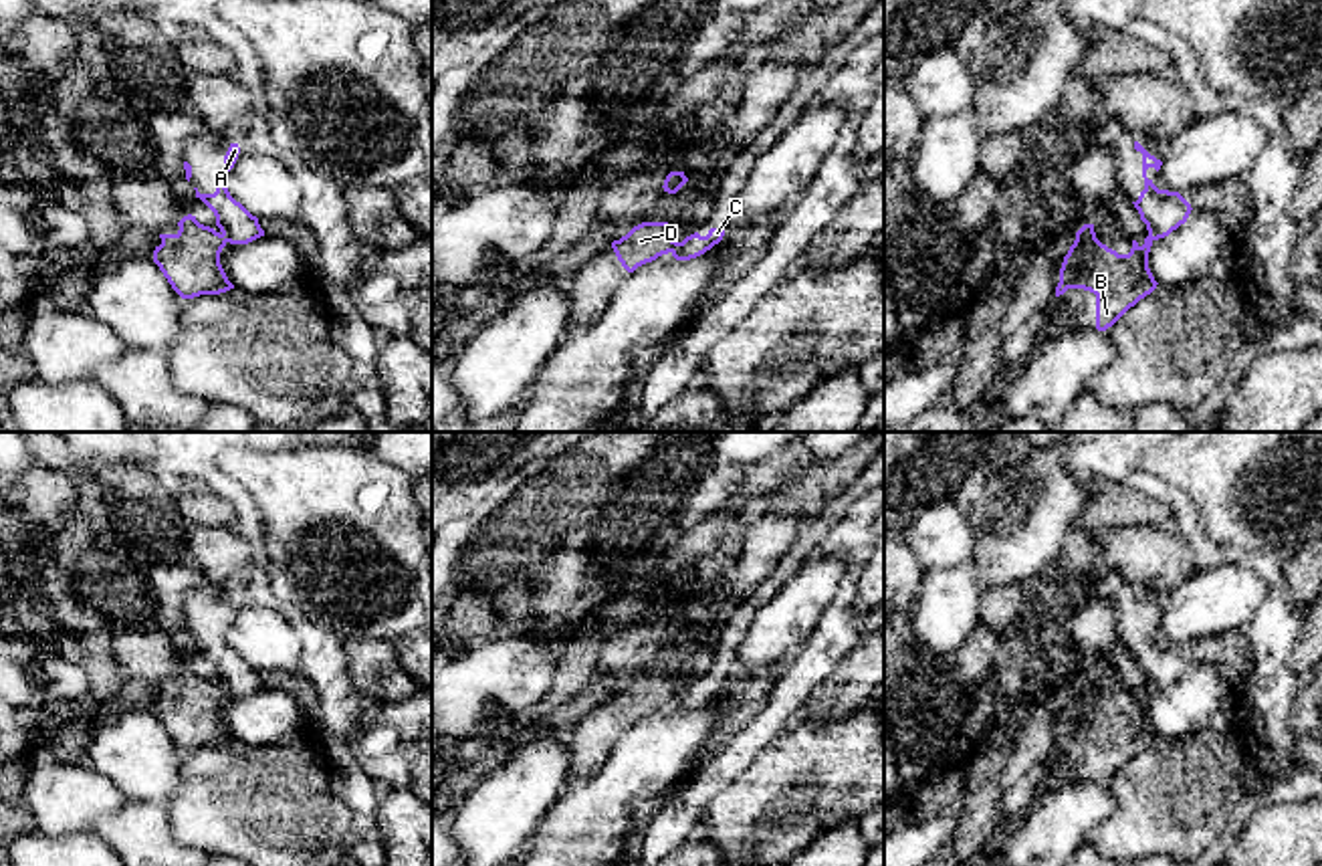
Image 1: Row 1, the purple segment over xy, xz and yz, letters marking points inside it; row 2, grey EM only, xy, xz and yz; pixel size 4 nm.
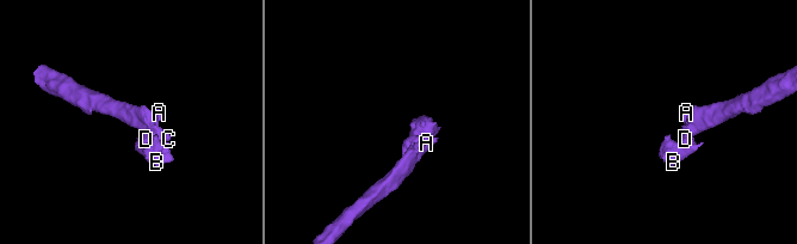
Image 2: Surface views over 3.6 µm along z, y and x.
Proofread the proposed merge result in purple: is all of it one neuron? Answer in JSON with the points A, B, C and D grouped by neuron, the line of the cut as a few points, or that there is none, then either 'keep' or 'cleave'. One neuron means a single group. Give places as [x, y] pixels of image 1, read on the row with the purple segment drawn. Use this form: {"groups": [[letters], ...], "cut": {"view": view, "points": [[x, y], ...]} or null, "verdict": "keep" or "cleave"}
{"groups": [["A", "C"], ["B", "D"]], "cut": {"view": "xz", "points": [[679, 243], [671, 251]]}, "verdict": "cleave"}

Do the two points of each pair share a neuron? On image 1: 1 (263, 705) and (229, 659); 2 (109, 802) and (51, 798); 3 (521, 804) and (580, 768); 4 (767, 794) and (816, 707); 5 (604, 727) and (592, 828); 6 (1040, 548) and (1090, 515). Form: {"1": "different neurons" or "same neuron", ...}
{"1": "different neurons", "2": "same neuron", "3": "different neurons", "4": "different neurons", "5": "different neurons", "6": "different neurons"}

